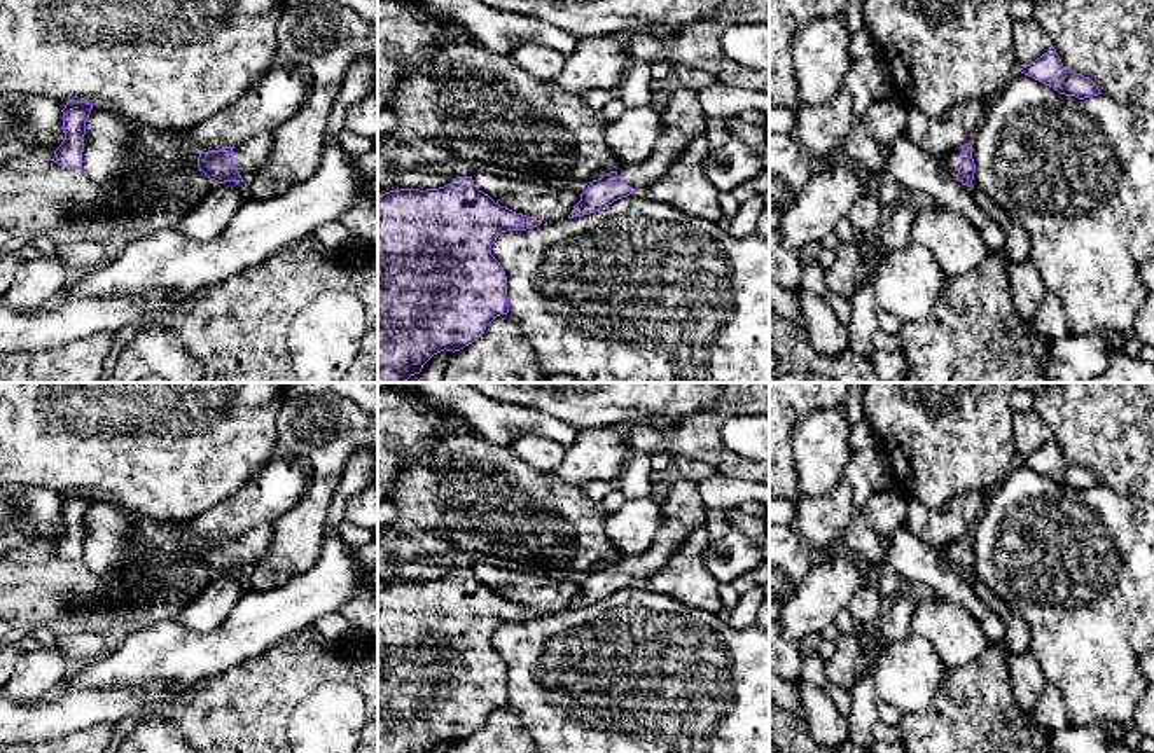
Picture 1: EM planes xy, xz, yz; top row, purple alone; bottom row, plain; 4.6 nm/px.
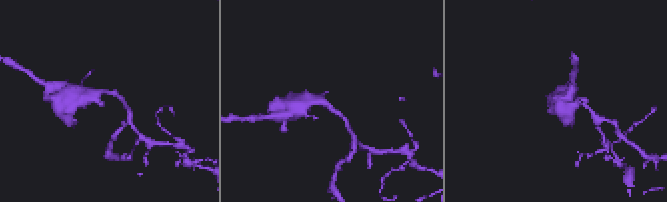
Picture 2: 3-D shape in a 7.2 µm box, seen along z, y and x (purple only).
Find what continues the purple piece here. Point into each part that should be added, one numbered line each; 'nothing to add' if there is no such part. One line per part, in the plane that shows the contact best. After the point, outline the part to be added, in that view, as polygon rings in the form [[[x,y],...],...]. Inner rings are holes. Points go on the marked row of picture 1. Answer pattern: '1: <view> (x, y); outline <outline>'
1: xy (249, 158); outline [[[262,131],[233,149],[233,164],[243,182],[254,176],[266,162],[273,149],[273,131]]]

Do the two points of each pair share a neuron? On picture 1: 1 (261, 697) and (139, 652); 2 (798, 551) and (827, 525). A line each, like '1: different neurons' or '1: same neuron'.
1: different neurons
2: different neurons

